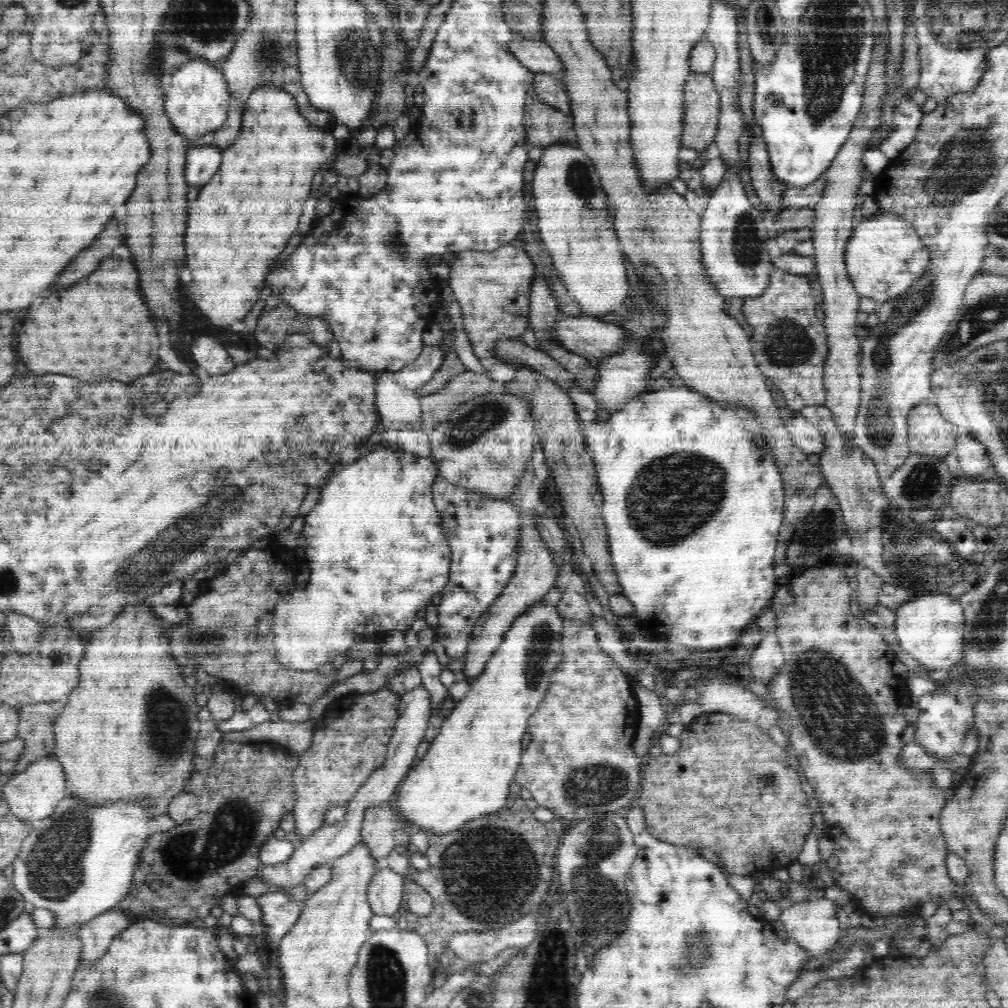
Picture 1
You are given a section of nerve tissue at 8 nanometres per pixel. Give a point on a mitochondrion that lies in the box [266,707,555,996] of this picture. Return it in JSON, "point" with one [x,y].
{"point":[492,883]}

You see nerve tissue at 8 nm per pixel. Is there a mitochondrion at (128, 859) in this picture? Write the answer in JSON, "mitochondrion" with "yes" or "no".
{"mitochondrion":"no"}

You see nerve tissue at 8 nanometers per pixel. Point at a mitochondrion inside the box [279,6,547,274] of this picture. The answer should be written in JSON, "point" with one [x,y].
{"point":[351,52]}

